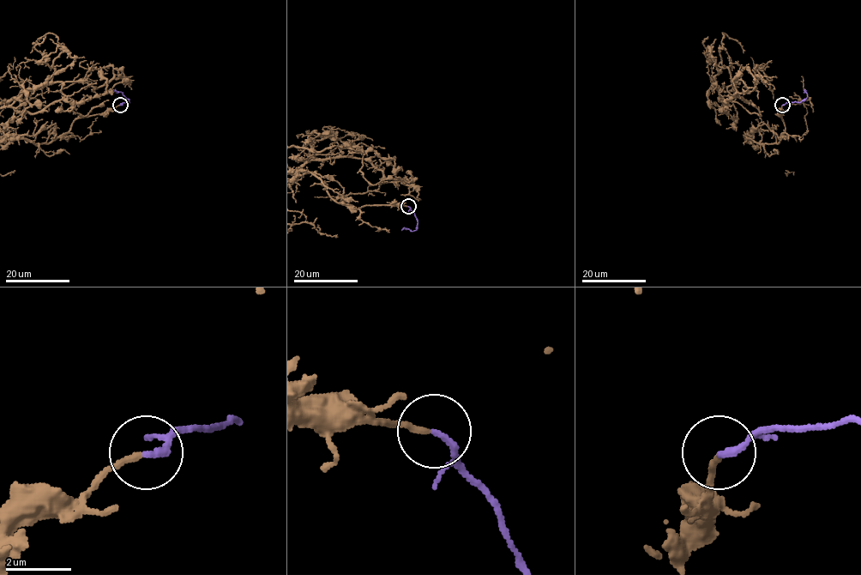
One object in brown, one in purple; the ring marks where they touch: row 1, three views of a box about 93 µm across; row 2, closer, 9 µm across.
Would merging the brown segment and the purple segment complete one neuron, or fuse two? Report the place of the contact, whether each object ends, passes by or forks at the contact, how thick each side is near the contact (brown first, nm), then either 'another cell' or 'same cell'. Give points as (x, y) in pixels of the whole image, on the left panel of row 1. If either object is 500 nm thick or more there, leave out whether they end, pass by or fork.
at (120, 105); brown ends there; purple ends there; 180 nm thick on the brown side, 200 nm on the other; same cell

